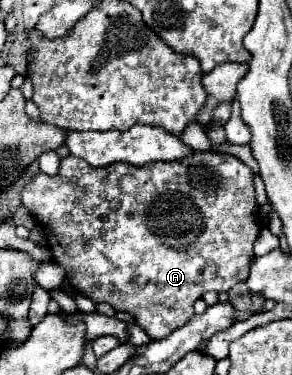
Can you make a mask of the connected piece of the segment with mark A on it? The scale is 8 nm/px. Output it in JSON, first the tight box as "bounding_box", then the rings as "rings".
{"bounding_box":[22,152,260,340],"rings":[[[194,152],[184,160],[174,160],[172,164],[144,164],[144,168],[136,168],[132,164],[108,164],[108,168],[92,168],[86,160],[68,156],[62,160],[60,172],[56,176],[34,176],[22,190],[22,204],[28,208],[32,216],[40,222],[44,232],[48,234],[48,246],[52,250],[52,260],[66,270],[66,276],[72,286],[76,286],[84,296],[94,302],[106,302],[118,312],[132,314],[140,328],[144,328],[152,338],[160,340],[172,334],[176,328],[184,326],[194,316],[194,302],[202,298],[204,292],[230,292],[230,288],[238,282],[244,282],[248,276],[250,262],[254,258],[254,242],[260,234],[260,212],[254,192],[254,172],[236,156],[220,154],[220,152]]]}

